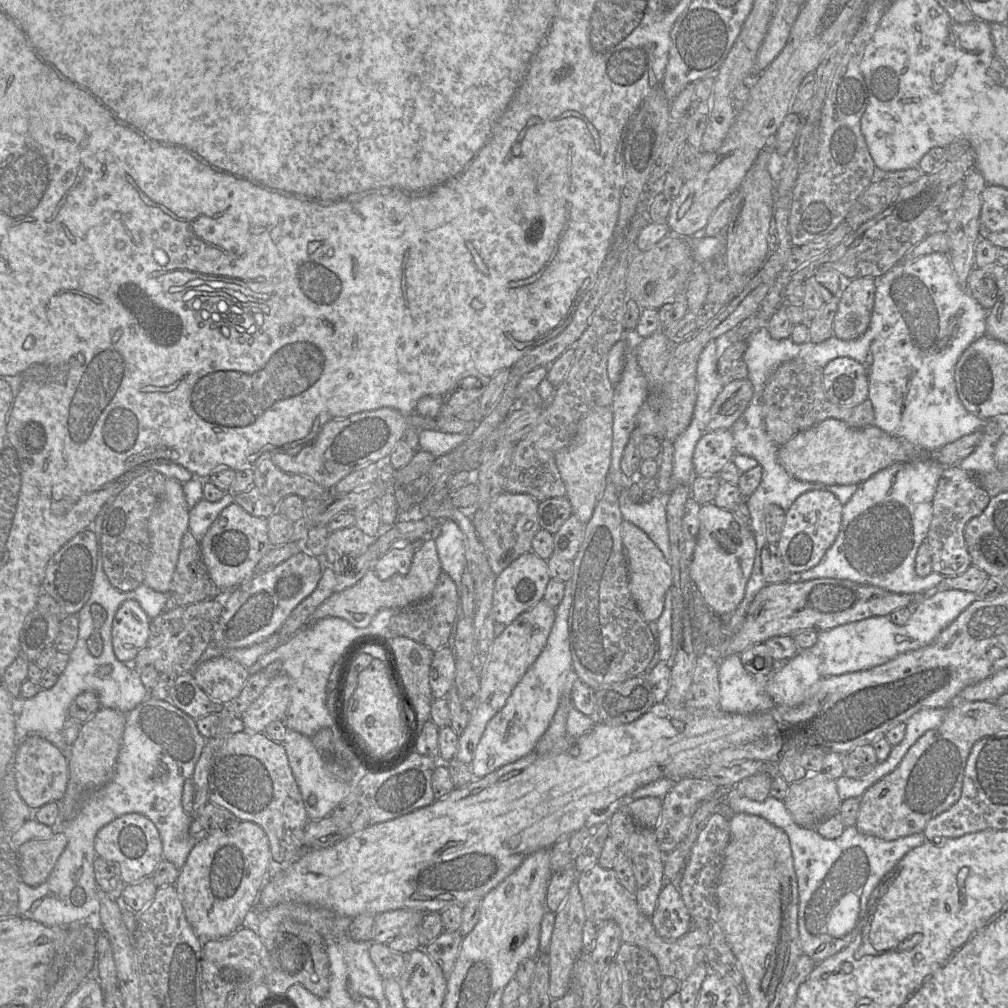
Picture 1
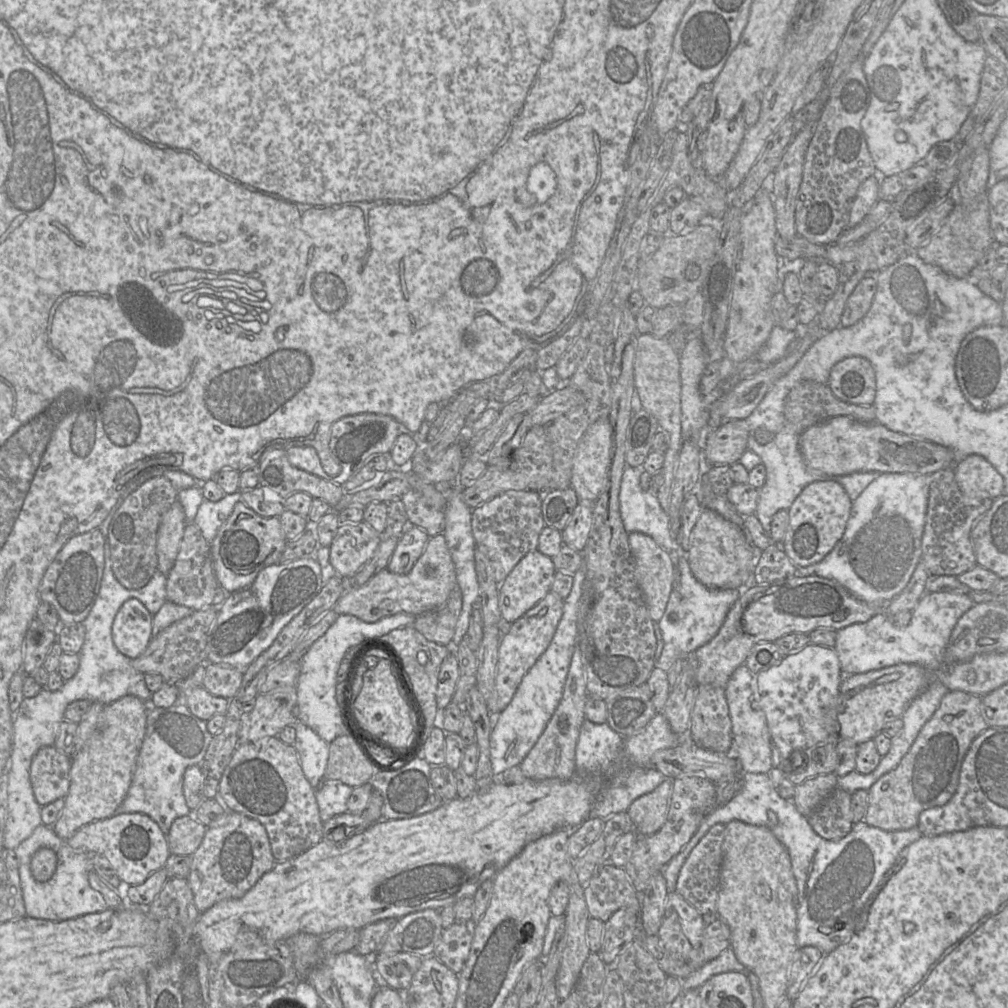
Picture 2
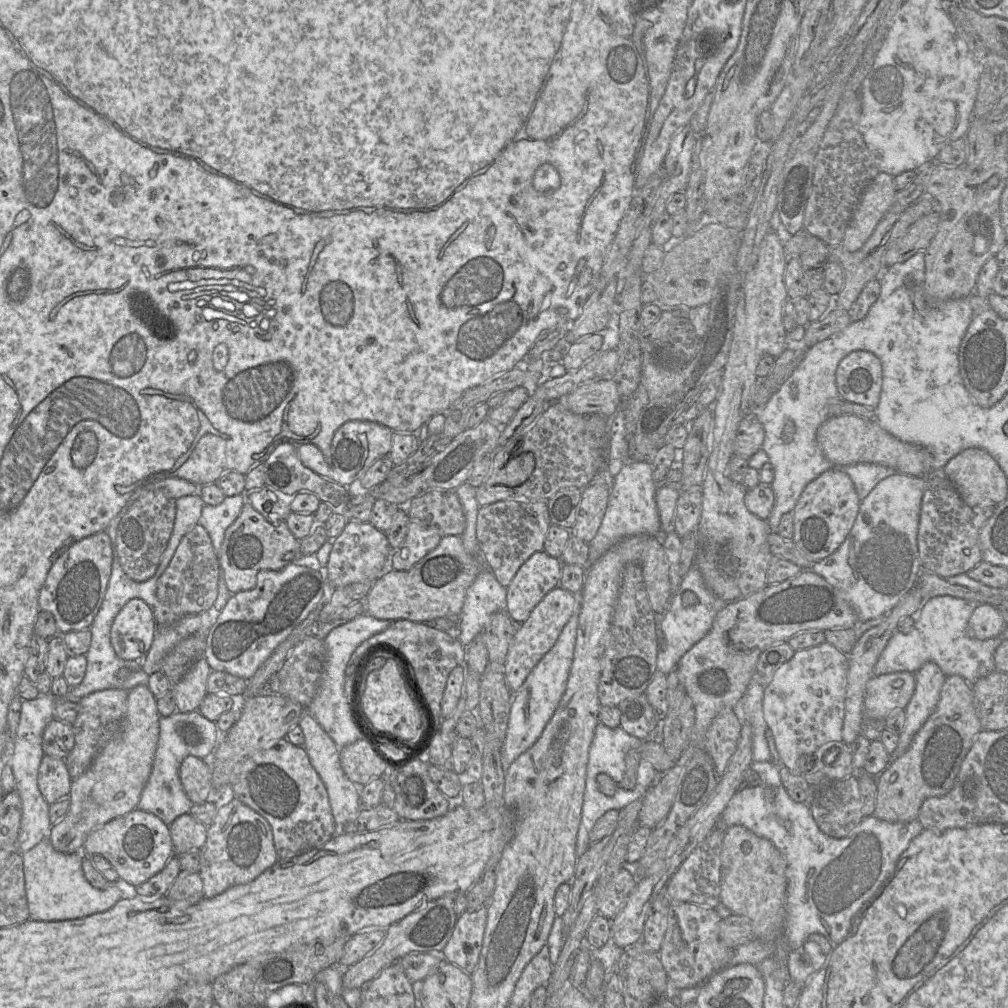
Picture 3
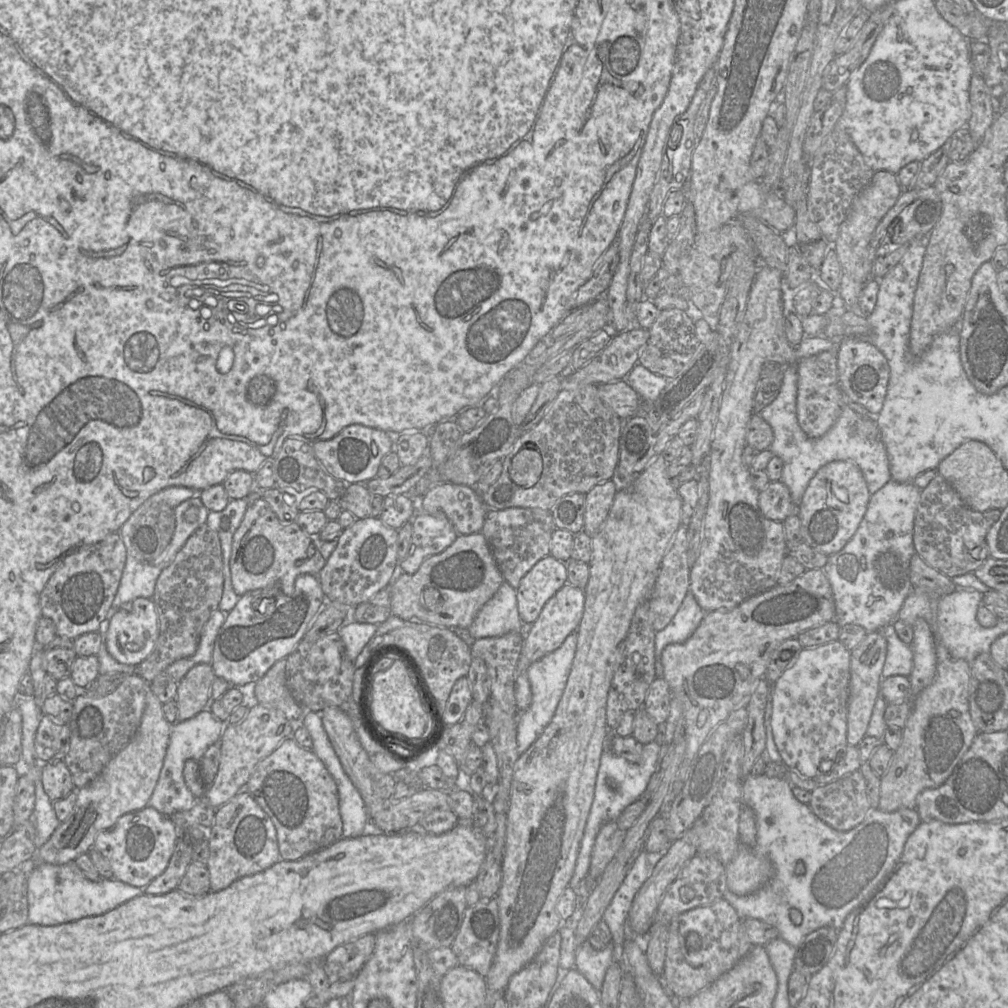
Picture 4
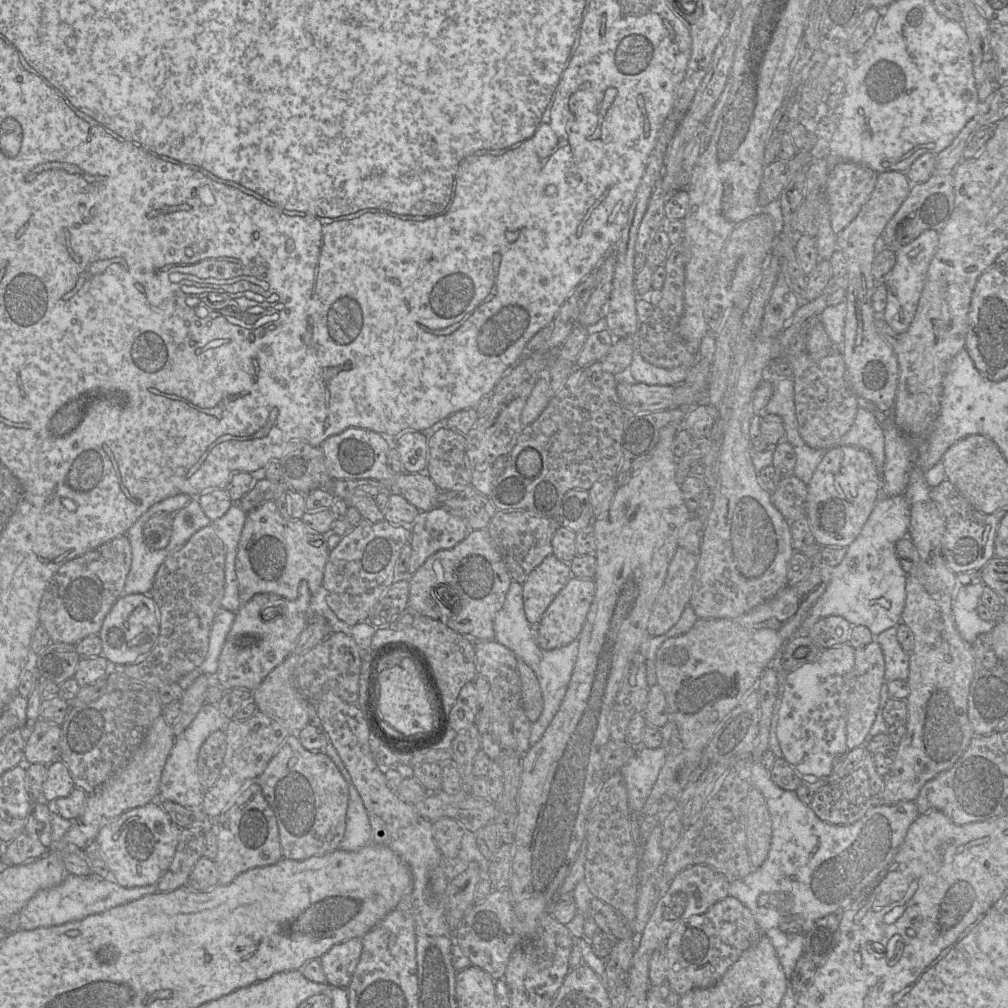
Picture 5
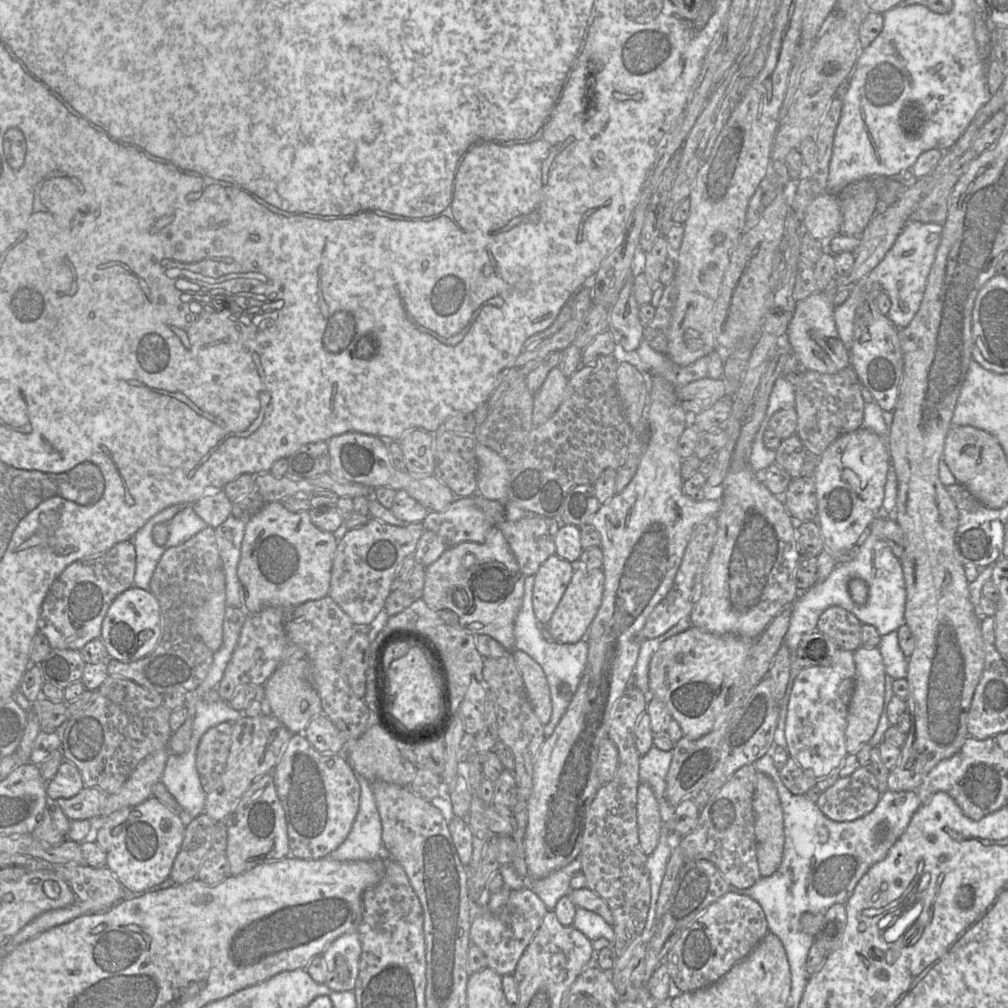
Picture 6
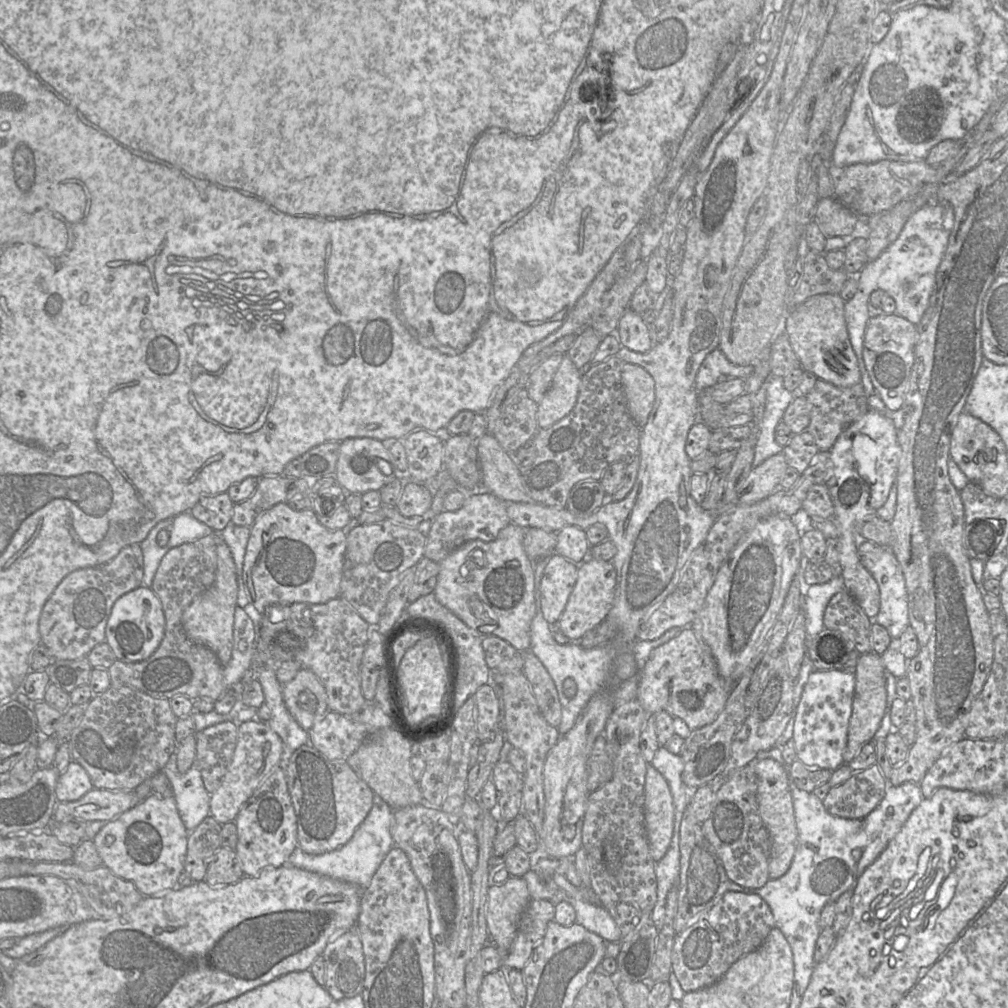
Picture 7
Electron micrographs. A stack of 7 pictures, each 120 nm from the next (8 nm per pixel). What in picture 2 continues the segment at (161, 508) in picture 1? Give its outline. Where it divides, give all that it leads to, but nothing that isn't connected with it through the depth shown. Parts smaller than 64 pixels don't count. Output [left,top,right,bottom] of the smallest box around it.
[157,500,185,575]

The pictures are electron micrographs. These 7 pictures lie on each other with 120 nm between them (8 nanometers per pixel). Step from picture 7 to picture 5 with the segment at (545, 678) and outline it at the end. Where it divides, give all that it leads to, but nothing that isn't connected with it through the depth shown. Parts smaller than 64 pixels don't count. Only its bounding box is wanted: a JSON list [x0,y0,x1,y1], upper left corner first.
[517,659,543,723]

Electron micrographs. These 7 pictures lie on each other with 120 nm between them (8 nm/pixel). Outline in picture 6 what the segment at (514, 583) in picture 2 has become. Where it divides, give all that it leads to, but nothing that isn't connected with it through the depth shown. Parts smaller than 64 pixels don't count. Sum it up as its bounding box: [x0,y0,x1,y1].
[532,553,574,624]

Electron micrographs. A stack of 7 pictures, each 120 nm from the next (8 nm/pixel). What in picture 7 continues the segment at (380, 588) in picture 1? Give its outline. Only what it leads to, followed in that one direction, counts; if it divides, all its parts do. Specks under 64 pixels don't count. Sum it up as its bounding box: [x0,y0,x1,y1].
[433,524,536,651]

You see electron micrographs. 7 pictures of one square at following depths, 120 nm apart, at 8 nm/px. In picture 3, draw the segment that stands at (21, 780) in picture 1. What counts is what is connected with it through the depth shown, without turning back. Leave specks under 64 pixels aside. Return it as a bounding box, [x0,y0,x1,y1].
[38,756,72,805]

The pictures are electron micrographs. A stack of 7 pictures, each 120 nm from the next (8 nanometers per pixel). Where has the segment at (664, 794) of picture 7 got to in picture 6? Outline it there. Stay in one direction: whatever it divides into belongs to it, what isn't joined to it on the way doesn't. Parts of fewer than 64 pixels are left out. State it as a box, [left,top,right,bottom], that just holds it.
[637,783,662,856]

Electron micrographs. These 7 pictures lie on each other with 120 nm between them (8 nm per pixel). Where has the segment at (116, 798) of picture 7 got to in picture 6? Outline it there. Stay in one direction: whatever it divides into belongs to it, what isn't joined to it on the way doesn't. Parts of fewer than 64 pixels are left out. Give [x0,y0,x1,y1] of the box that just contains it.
[57,787,107,820]

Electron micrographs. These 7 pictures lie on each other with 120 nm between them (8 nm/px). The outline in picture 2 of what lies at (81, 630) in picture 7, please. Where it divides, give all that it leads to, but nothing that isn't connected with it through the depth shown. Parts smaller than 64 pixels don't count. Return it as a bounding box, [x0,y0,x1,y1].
[39,528,104,625]

